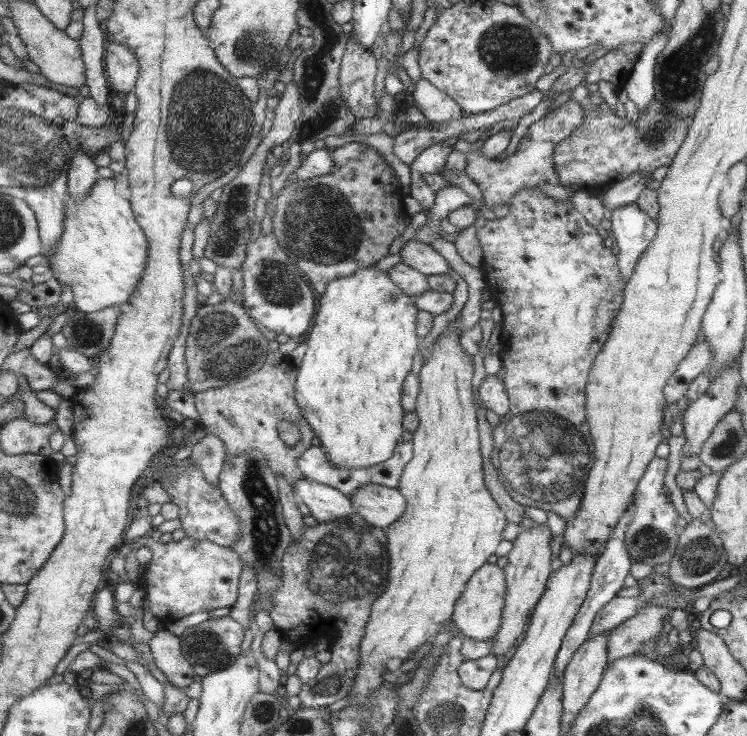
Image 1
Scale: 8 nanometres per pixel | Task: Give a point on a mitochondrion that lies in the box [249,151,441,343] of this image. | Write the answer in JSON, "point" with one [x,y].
{"point":[319,224]}

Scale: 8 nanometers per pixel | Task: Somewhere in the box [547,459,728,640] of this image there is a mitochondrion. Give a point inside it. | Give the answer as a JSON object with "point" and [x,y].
{"point":[703,554]}

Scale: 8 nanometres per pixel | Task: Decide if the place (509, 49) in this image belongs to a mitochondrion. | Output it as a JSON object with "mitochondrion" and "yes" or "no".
{"mitochondrion":"yes"}

